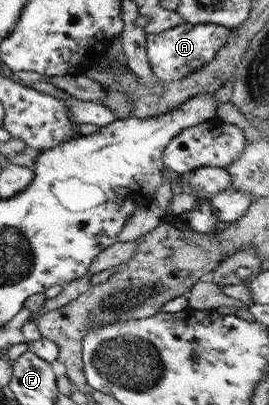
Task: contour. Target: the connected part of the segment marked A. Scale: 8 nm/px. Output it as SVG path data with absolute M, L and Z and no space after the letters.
M182 23L156 35L146 35L146 60L158 81L182 80L203 64L213 61L216 52L224 46L230 28L214 24Z

